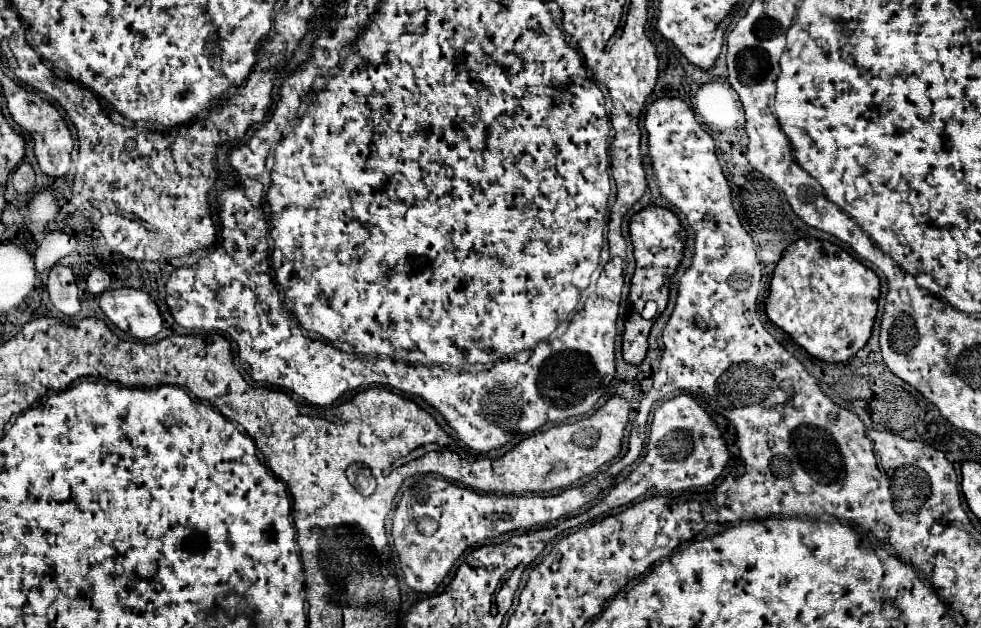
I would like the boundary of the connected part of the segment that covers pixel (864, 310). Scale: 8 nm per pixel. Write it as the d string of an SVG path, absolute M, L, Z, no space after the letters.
M798 239L782 253L766 299L768 319L784 329L812 357L842 363L866 345L878 309L878 275L830 241Z

